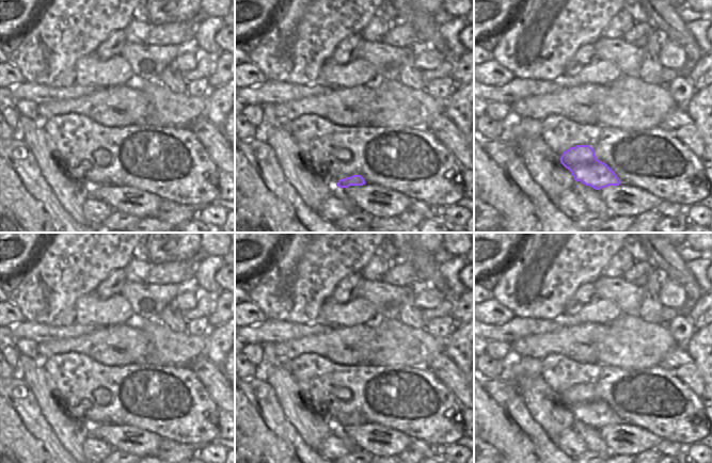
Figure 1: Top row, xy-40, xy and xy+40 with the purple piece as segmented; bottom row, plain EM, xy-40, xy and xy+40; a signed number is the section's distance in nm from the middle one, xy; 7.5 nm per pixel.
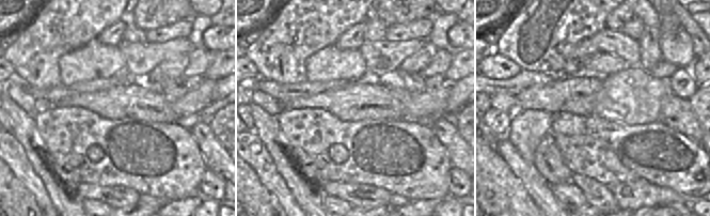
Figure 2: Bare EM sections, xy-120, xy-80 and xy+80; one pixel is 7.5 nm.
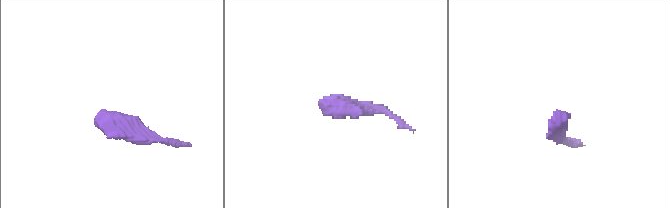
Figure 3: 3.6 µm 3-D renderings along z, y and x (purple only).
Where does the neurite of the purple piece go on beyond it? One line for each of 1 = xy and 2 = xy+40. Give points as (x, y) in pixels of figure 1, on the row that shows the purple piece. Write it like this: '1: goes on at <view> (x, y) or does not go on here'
1: does not go on here
2: does not go on here

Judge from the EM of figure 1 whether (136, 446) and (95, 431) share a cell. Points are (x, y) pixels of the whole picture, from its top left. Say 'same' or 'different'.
same

